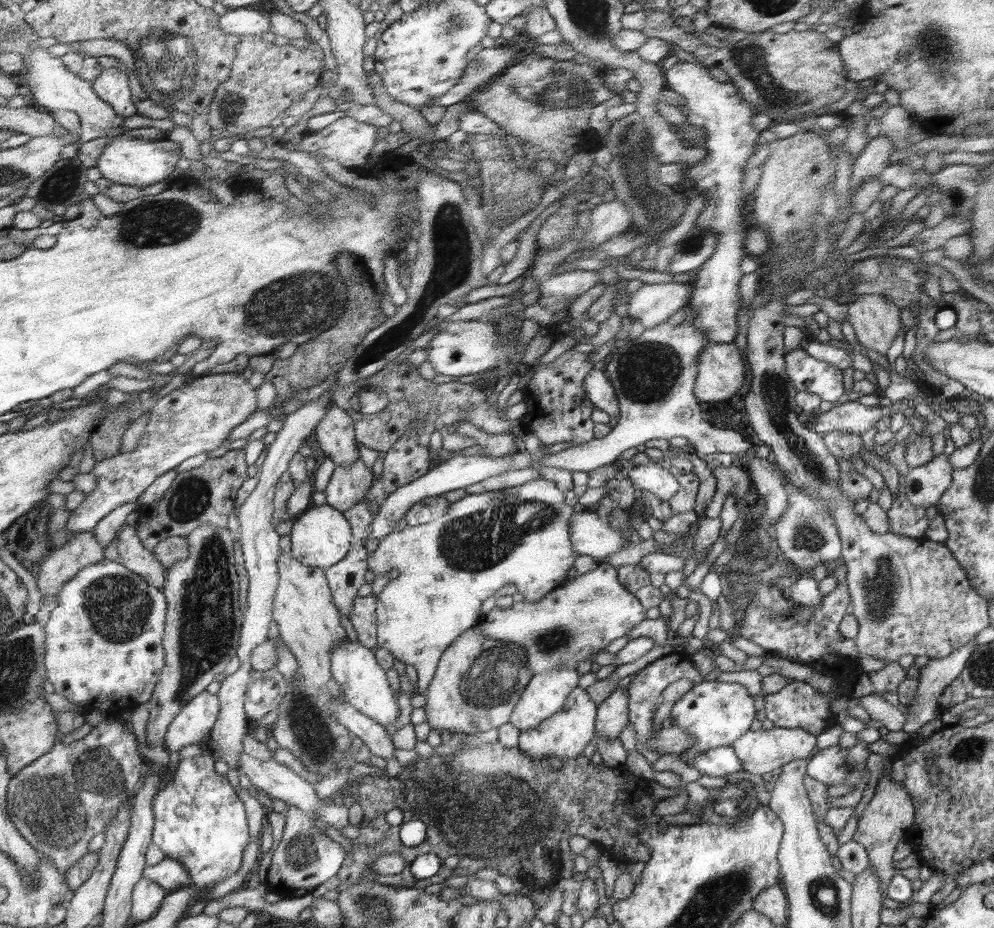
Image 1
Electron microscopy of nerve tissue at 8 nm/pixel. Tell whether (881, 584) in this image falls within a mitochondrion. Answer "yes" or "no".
yes

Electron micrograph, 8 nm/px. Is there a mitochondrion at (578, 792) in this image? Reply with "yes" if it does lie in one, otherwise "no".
no

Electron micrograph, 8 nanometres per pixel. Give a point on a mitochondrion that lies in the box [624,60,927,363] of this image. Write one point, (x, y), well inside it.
(693, 244)

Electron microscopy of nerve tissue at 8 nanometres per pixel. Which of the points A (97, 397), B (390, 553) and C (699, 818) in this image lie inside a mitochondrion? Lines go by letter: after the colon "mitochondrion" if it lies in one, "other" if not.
A: other
B: other
C: other

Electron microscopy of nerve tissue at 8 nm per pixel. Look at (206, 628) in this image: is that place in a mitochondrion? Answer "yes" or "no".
yes

